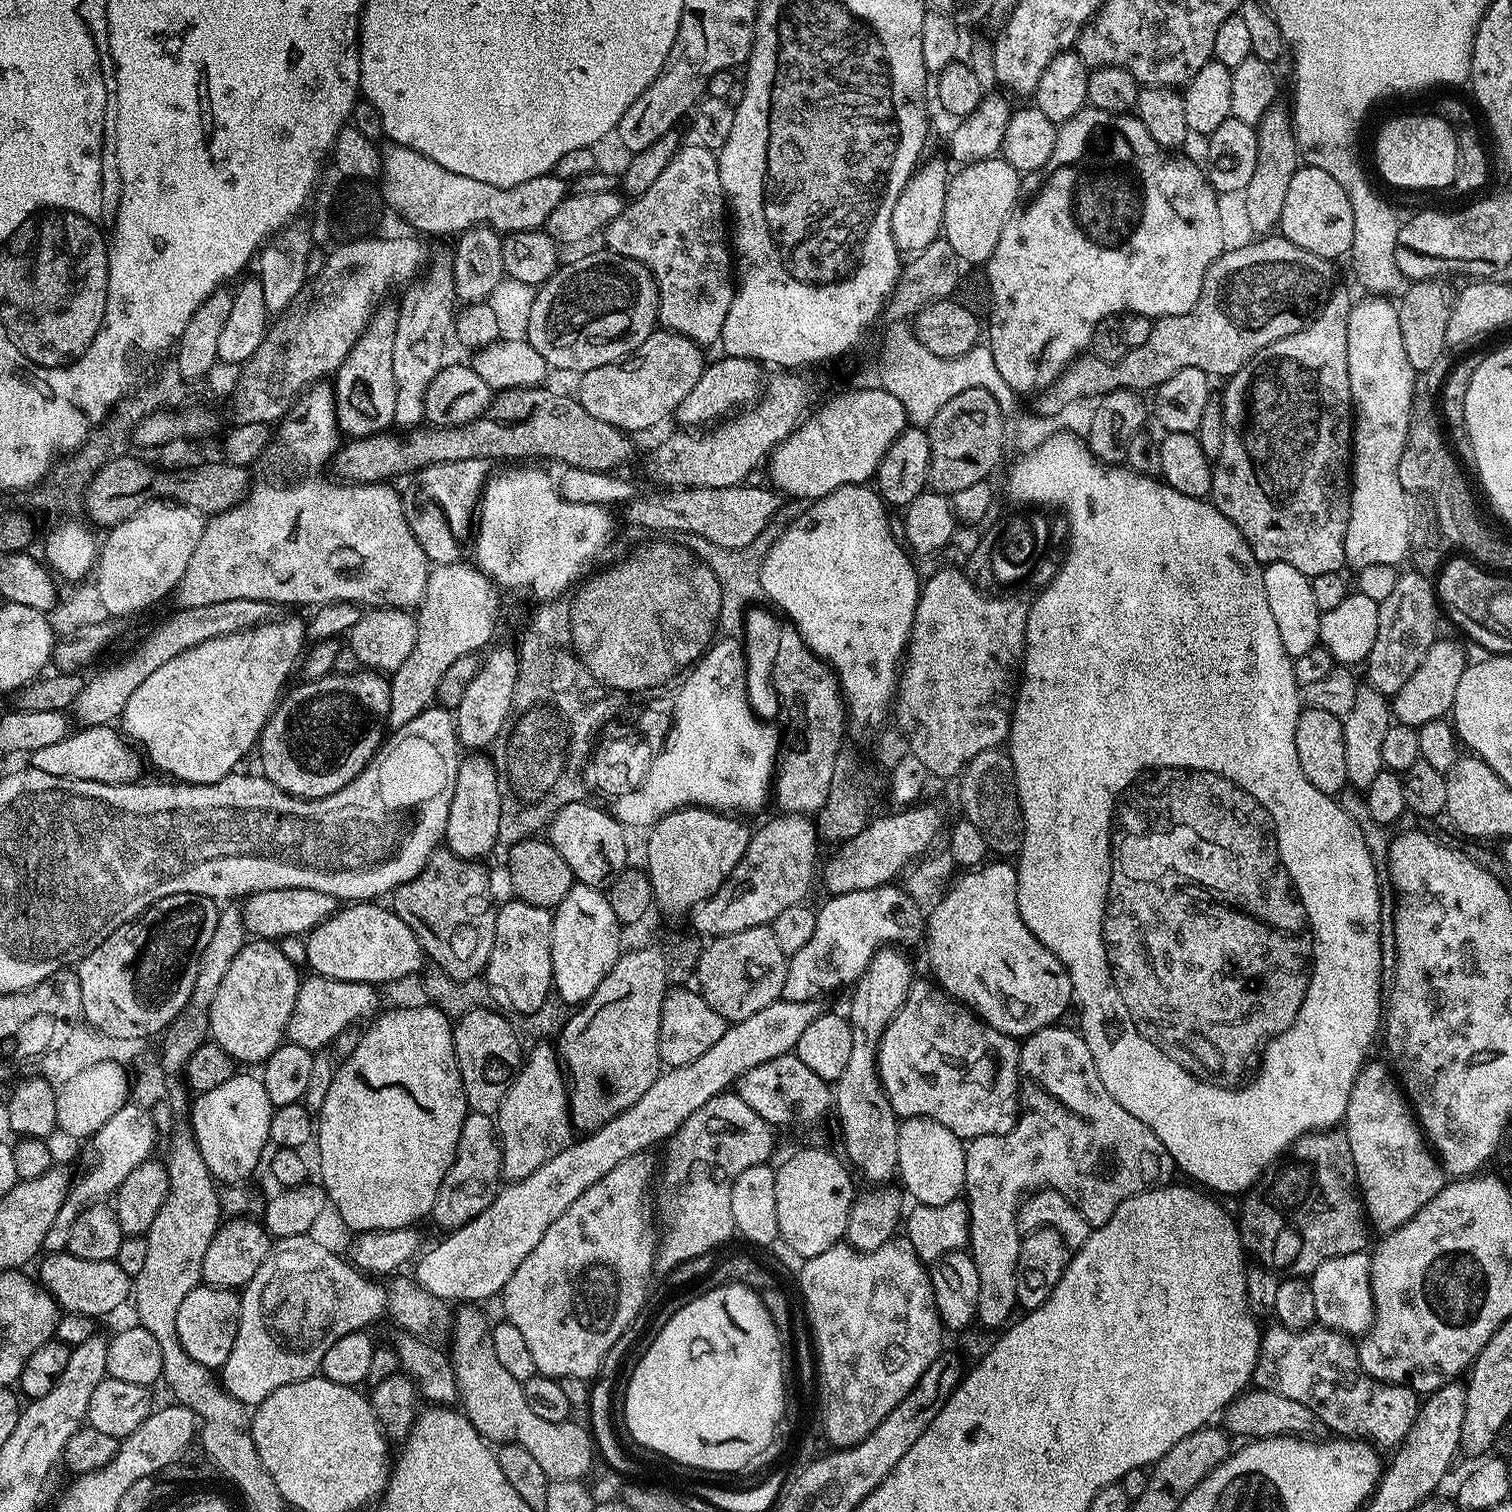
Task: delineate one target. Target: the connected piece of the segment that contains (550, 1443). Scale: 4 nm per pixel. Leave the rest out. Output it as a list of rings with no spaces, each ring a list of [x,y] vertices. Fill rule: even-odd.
[[[464,1306],[461,1312],[454,1316],[454,1340],[456,1336],[456,1349],[451,1349],[450,1359],[452,1369],[456,1375],[456,1381],[460,1387],[458,1404],[468,1421],[478,1430],[485,1440],[493,1445],[518,1443],[534,1456],[535,1461],[542,1466],[549,1481],[553,1480],[578,1480],[583,1481],[588,1467],[592,1464],[592,1452],[594,1456],[594,1440],[589,1429],[580,1424],[572,1424],[571,1419],[562,1422],[546,1422],[546,1418],[538,1418],[530,1405],[526,1403],[524,1385],[518,1378],[513,1378],[507,1370],[498,1362],[498,1354],[494,1351],[494,1338],[492,1337],[492,1324],[482,1313],[479,1307]]]

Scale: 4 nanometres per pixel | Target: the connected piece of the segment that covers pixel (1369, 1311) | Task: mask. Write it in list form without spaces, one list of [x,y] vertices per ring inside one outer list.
[[[1367,1251],[1342,1254],[1338,1258],[1322,1262],[1322,1266],[1318,1266],[1318,1270],[1312,1272],[1310,1283],[1314,1290],[1316,1319],[1325,1329],[1343,1333],[1349,1338],[1363,1337],[1371,1329],[1376,1319],[1376,1303],[1372,1297],[1372,1258]]]

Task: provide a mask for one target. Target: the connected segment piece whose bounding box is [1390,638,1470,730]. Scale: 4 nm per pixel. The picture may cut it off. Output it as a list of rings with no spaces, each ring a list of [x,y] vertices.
[[[1456,638],[1435,640],[1430,650],[1426,650],[1422,666],[1418,666],[1406,686],[1402,686],[1402,690],[1391,697],[1390,711],[1399,723],[1419,730],[1426,722],[1443,720],[1451,713],[1454,694],[1458,694],[1458,682],[1470,663],[1470,657],[1464,653],[1458,641]]]

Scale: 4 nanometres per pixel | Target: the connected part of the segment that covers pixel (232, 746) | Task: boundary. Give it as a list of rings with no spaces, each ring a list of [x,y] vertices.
[[[270,622],[257,628],[248,628],[245,632],[235,632],[229,636],[215,636],[206,642],[202,642],[196,648],[187,648],[182,654],[178,654],[178,658],[170,658],[170,662],[166,662],[166,666],[158,666],[158,670],[154,670],[154,674],[150,674],[150,678],[146,678],[146,682],[142,682],[142,686],[138,686],[138,690],[134,690],[134,694],[130,694],[130,702],[126,702],[126,710],[122,717],[122,725],[124,724],[124,728],[122,727],[123,735],[129,741],[132,739],[134,743],[141,744],[144,747],[145,754],[152,759],[153,766],[161,768],[168,775],[165,777],[187,785],[203,786],[205,784],[214,784],[222,778],[233,775],[239,769],[236,767],[239,766],[240,759],[251,748],[253,751],[257,747],[260,731],[268,725],[268,719],[276,711],[276,705],[285,691],[284,683],[287,682],[288,675],[291,674],[292,667],[296,664],[296,659],[298,659],[298,664],[306,648],[306,628],[303,623],[276,623]]]

